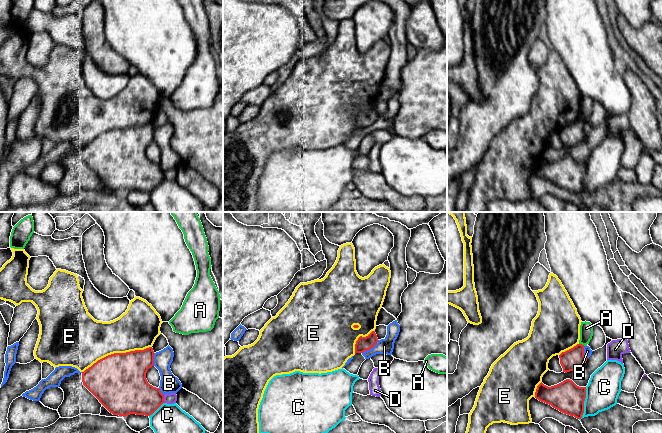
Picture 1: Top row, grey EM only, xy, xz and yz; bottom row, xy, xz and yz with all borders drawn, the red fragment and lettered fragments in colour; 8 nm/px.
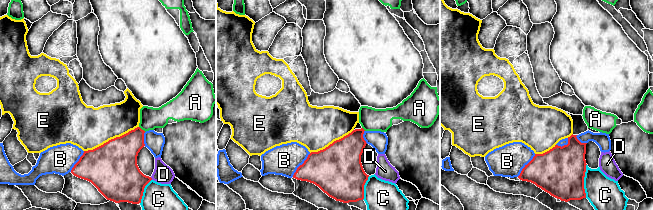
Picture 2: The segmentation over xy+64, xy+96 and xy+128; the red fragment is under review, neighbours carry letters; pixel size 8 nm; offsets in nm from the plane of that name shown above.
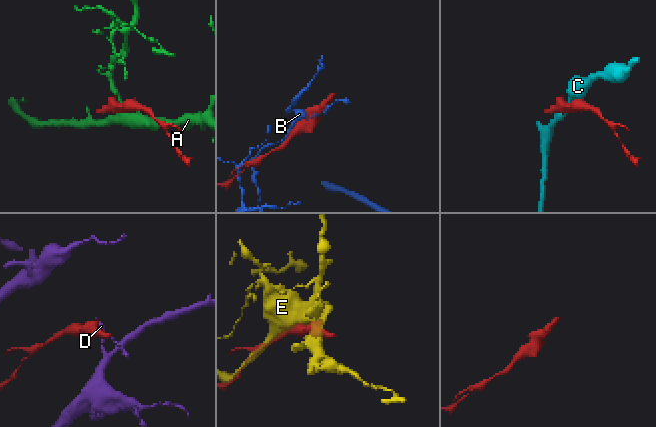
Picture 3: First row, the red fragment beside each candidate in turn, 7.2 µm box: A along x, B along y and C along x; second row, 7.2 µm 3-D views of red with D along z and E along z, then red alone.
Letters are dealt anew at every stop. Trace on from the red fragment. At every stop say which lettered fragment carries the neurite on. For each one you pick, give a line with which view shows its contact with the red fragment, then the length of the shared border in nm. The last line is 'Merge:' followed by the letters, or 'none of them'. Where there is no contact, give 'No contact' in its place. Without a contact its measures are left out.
Merge: none of them

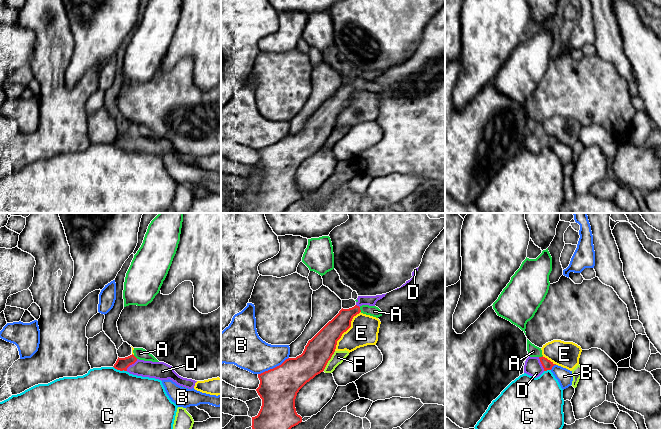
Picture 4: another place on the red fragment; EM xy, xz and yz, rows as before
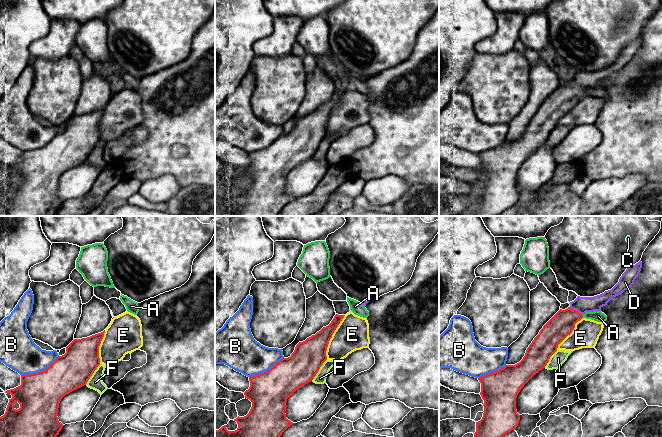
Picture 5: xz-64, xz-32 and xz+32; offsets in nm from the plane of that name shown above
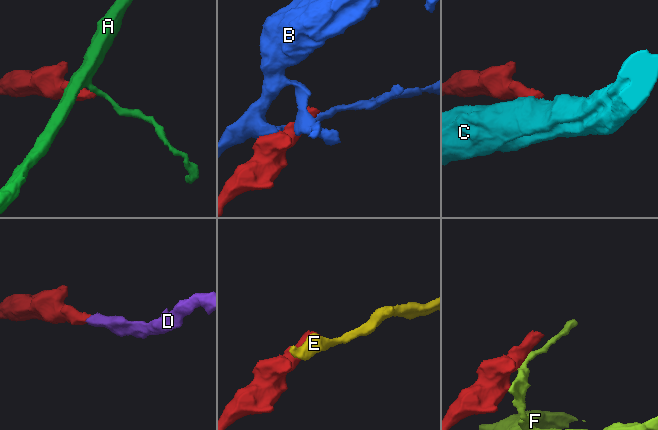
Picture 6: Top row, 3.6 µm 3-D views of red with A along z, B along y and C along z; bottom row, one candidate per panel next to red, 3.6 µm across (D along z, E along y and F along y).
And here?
D: Touches red in xy. Shared border 130 nm
Merge: D

